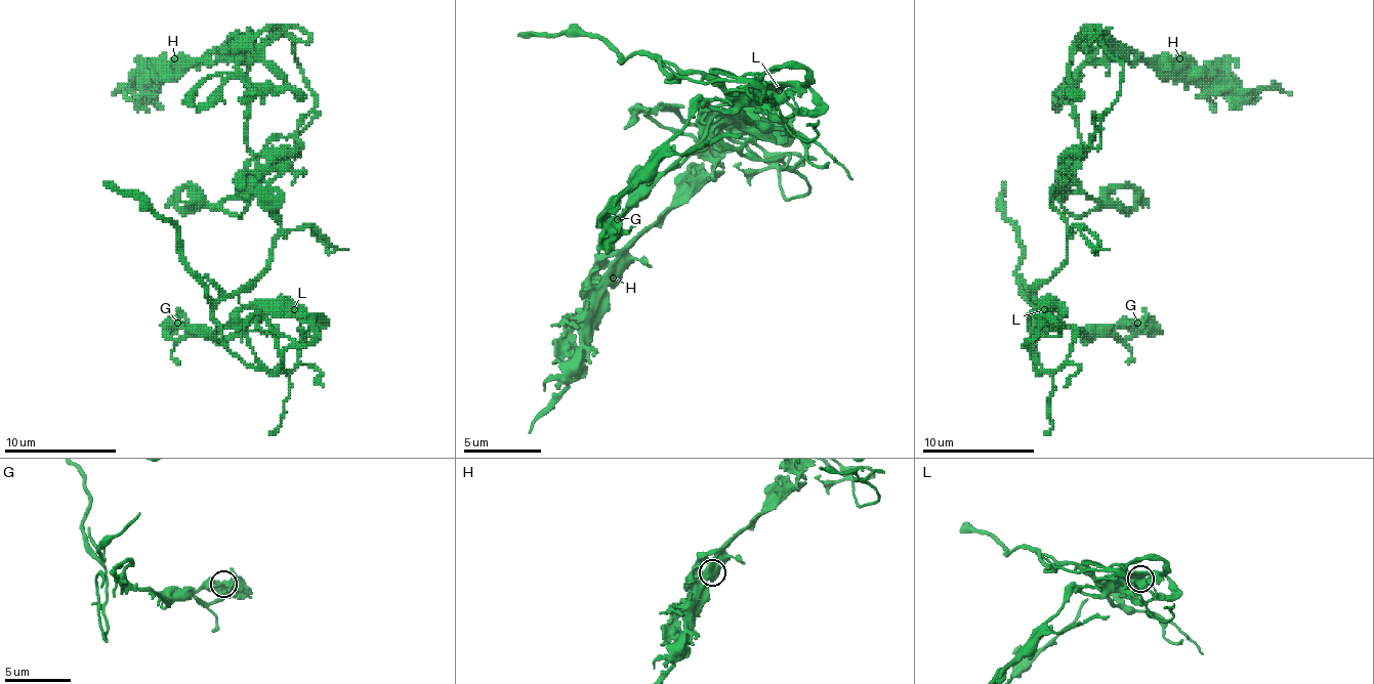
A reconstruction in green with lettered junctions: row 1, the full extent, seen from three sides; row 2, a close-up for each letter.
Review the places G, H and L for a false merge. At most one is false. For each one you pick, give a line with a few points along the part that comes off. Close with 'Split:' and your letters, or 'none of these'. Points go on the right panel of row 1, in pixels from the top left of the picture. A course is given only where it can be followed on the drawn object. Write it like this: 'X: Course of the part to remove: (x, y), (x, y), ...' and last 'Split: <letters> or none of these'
Split: none of these

